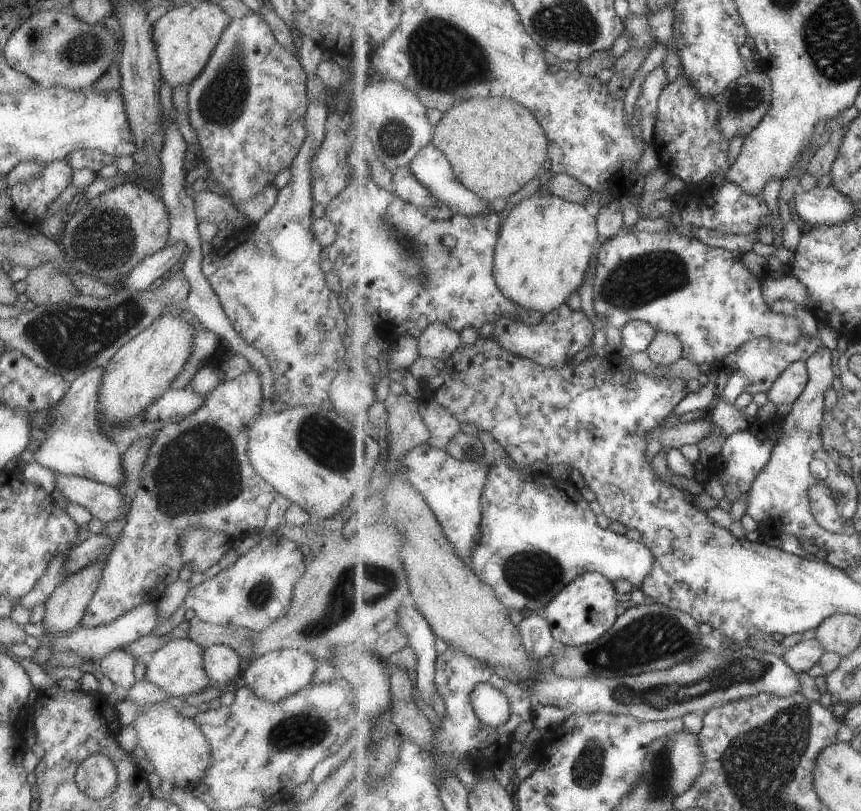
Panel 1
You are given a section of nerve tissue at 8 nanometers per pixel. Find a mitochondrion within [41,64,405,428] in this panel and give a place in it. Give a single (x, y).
(104, 239)

